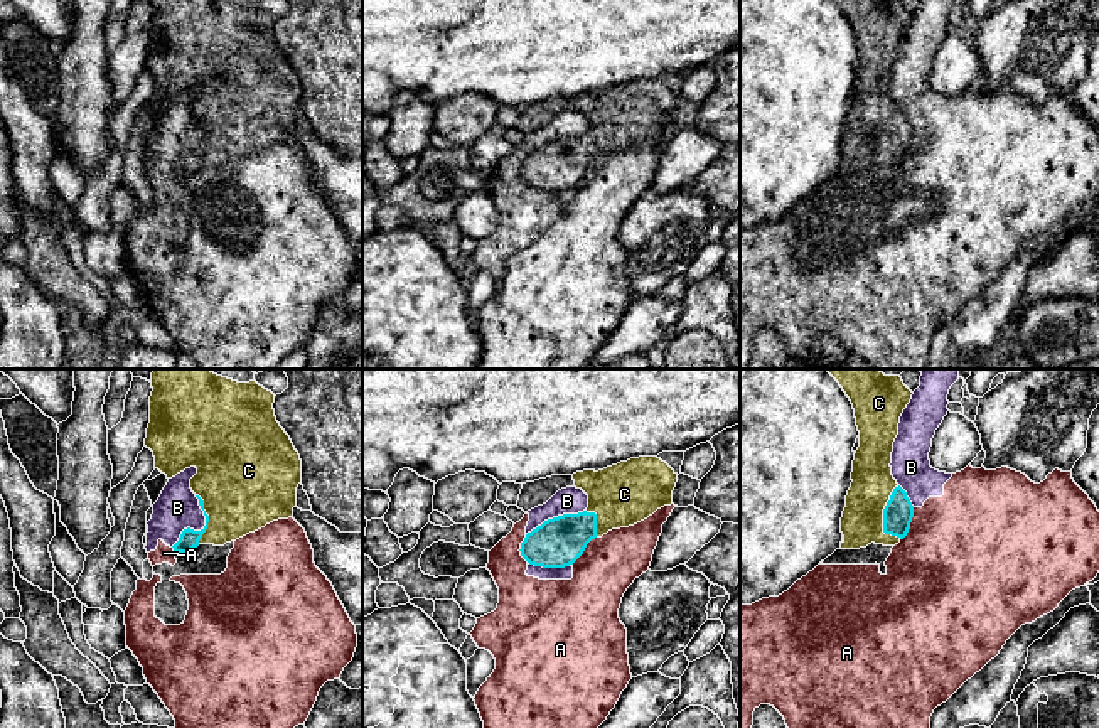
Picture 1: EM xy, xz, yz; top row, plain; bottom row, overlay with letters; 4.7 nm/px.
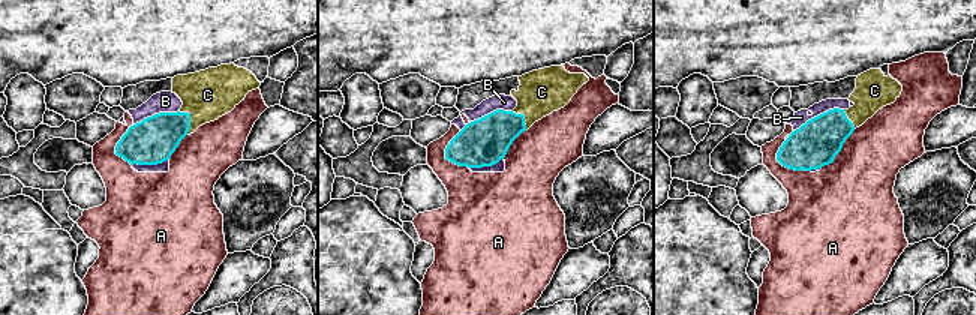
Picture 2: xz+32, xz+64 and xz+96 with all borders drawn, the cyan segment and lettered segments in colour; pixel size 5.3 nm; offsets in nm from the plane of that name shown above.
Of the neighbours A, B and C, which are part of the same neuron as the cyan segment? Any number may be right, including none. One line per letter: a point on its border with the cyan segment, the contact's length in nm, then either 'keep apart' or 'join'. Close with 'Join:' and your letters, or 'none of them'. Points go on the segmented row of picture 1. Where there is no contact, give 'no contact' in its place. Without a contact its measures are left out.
A: contact yz (909, 524); length 170 nm; keep apart
B: contact xy (201, 529); length 280 nm; keep apart
C: contact yz (884, 514); length 260 nm; join
Join: C

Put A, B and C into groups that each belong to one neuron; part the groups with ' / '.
A B / C

